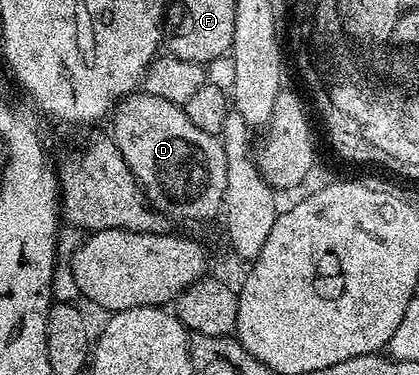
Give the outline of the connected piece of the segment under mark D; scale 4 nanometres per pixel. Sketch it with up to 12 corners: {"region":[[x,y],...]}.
{"region":[[145,92],[112,111],[120,156],[171,220],[222,210],[221,141]]}

